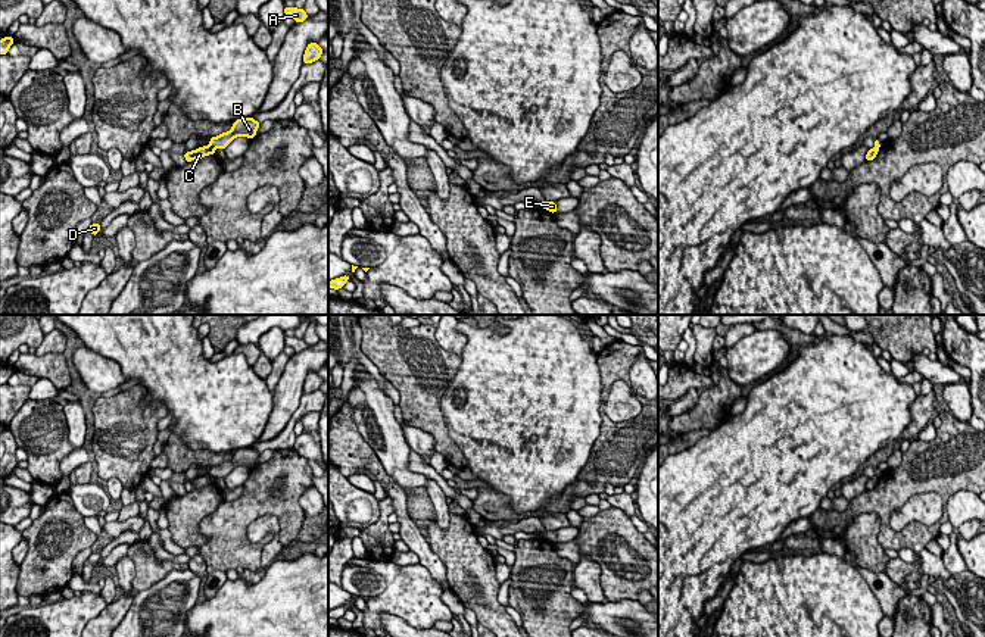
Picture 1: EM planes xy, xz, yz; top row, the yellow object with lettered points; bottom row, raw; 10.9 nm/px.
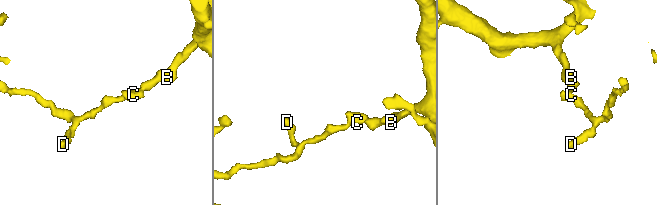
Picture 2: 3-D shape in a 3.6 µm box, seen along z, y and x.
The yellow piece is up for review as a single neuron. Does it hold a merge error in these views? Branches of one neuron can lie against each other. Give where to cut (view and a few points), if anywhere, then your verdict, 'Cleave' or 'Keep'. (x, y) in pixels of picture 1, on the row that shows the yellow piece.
Split along xy (209, 144), (214, 149). Cleave

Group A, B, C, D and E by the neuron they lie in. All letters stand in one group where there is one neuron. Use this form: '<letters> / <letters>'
A B E / C D

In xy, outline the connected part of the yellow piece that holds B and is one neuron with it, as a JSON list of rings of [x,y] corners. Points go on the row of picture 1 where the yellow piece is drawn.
[[[253,118],[237,119],[233,122],[233,128],[216,137],[212,137],[209,146],[212,149],[225,149],[236,137],[253,138],[259,128],[259,122]]]

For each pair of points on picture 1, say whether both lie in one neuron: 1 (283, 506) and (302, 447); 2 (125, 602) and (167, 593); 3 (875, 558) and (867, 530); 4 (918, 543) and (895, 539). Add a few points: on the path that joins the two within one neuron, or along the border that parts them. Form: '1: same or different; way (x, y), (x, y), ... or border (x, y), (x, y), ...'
1: different; border (292, 449), (308, 459)
2: different; border (136, 593), (131, 606), (119, 621)
3: same; way (867, 550), (867, 537)
4: same; way (912, 540), (901, 540)

